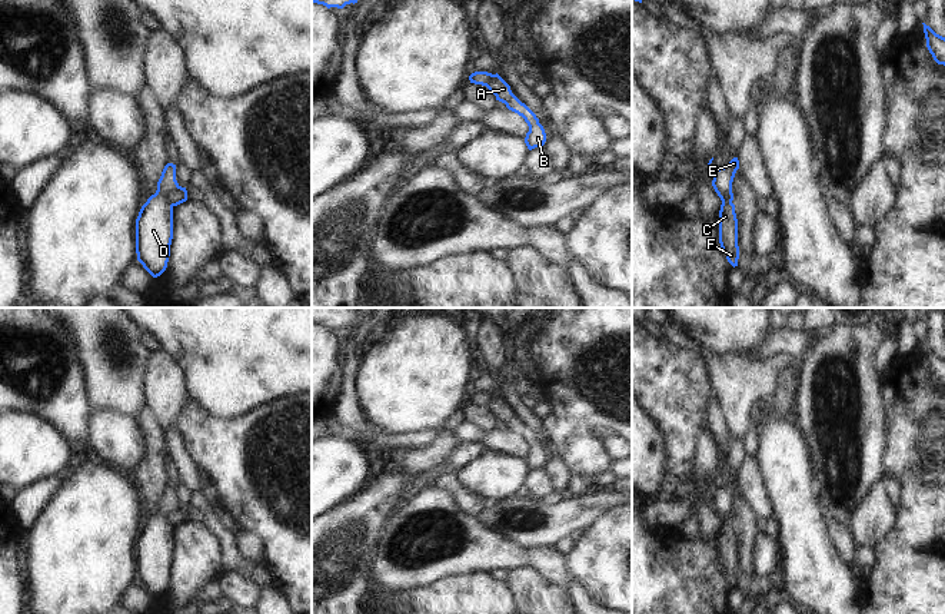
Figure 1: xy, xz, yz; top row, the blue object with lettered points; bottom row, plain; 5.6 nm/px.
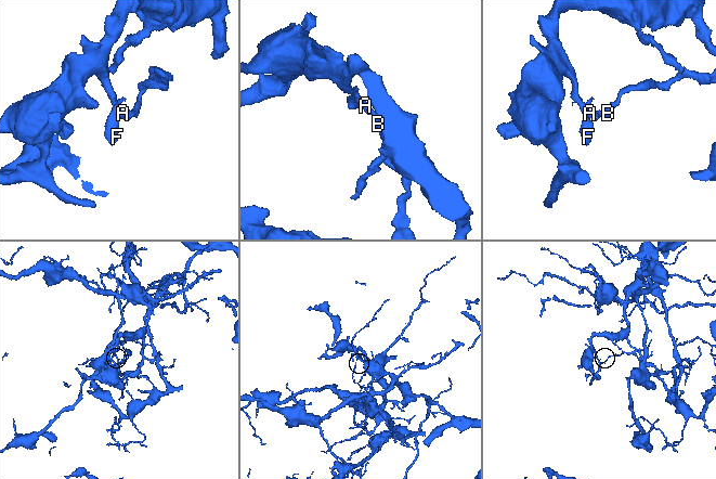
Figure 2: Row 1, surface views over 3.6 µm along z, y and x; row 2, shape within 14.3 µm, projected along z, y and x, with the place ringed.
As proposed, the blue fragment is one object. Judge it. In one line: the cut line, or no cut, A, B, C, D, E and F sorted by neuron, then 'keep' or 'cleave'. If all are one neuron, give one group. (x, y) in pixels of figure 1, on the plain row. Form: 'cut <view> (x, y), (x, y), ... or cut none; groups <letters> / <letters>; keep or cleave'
cut xy (179, 507), (167, 514), (167, 523), (172, 527); groups A B / C D E F; cleave

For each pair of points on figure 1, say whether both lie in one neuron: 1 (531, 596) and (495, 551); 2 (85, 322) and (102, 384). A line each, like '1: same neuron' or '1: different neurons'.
1: different neurons
2: same neuron

